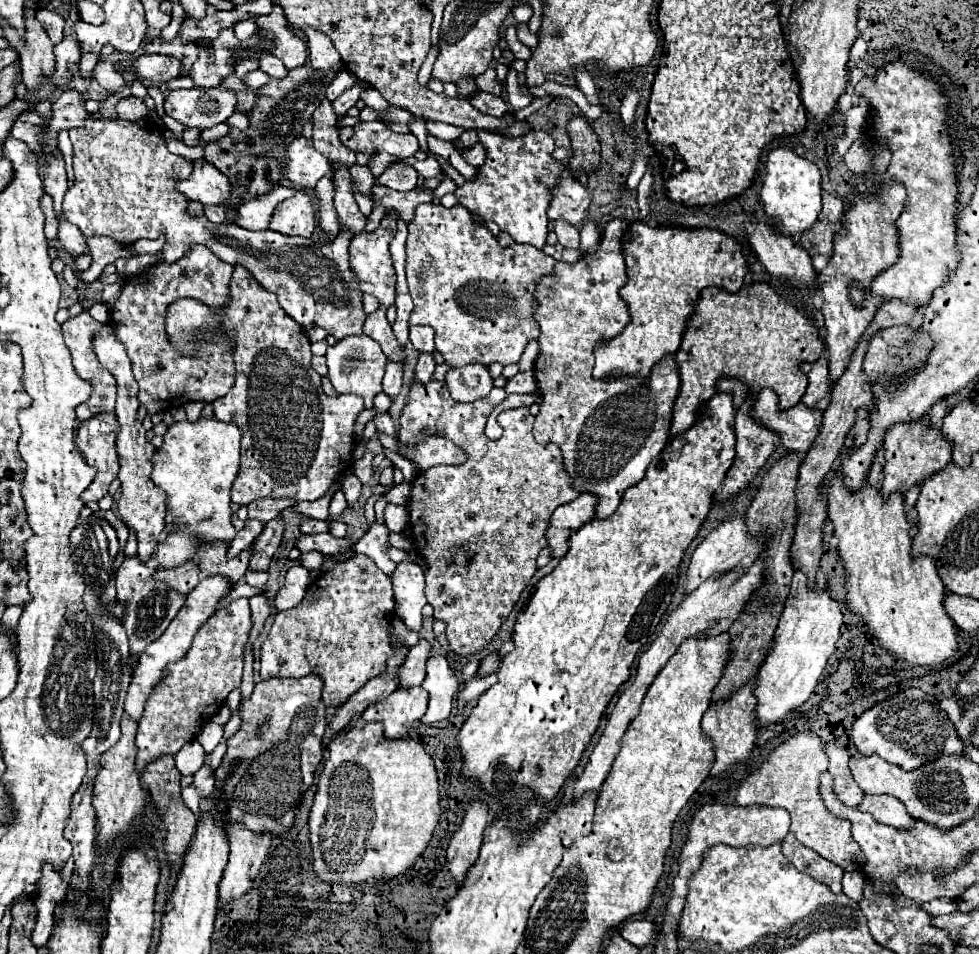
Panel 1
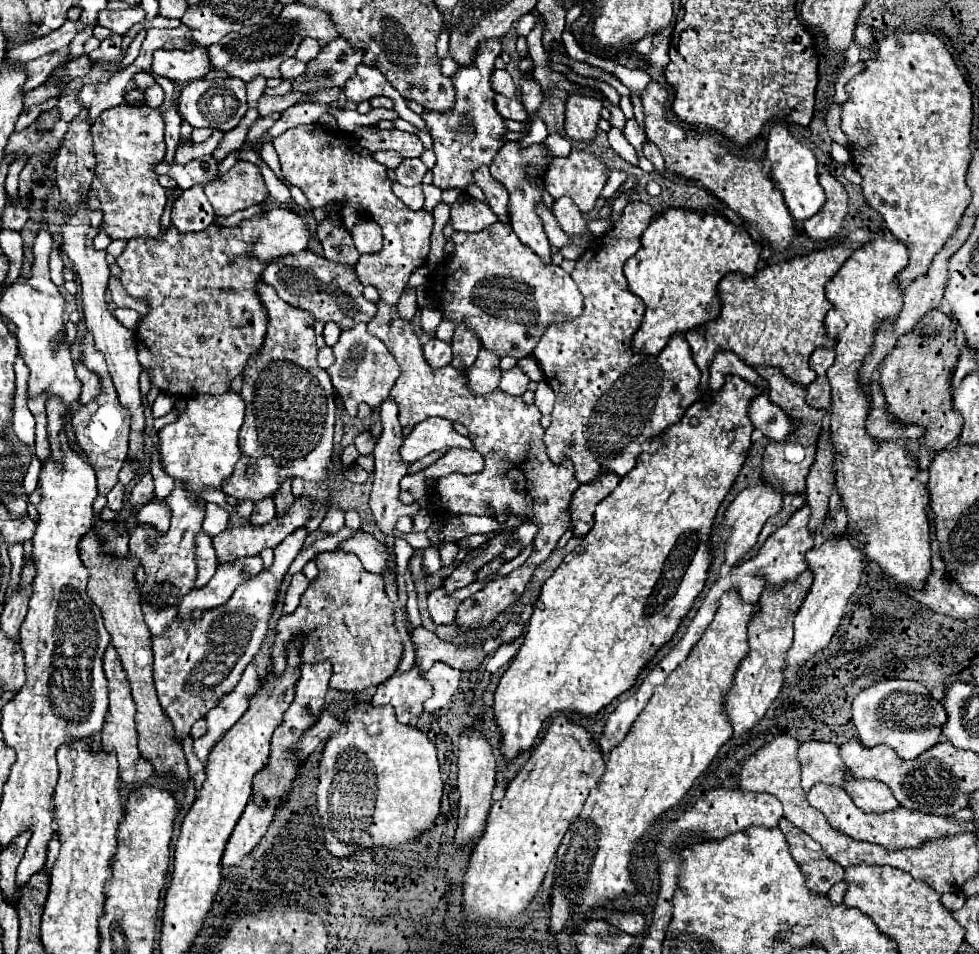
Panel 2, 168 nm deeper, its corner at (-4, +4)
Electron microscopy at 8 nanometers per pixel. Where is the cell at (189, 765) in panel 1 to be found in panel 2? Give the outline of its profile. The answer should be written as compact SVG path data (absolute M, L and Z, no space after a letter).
M249 662L241 680L237 682L237 686L219 700L219 706L215 706L215 710L209 710L209 714L205 716L207 734L193 740L193 754L203 764L207 762L209 752L219 742L219 738L223 738L223 734L245 714L249 698L253 698L253 694L257 690L259 690L257 666L255 666L255 662Z

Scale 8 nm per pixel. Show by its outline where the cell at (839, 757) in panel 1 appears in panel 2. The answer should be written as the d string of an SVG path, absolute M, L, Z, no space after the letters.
M803 742L799 748L801 760L801 786L809 790L817 782L833 784L833 786L847 786L853 778L843 760L839 758L839 746L831 742Z

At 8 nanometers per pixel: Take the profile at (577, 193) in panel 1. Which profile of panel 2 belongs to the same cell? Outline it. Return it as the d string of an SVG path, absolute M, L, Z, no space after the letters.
M571 150L569 156L565 158L553 158L549 170L545 172L545 188L547 192L553 196L553 200L559 200L561 196L571 198L577 208L587 214L589 210L593 210L597 198L601 196L601 190L607 182L607 170L603 166L603 162L599 158L595 158L591 152L587 150Z

